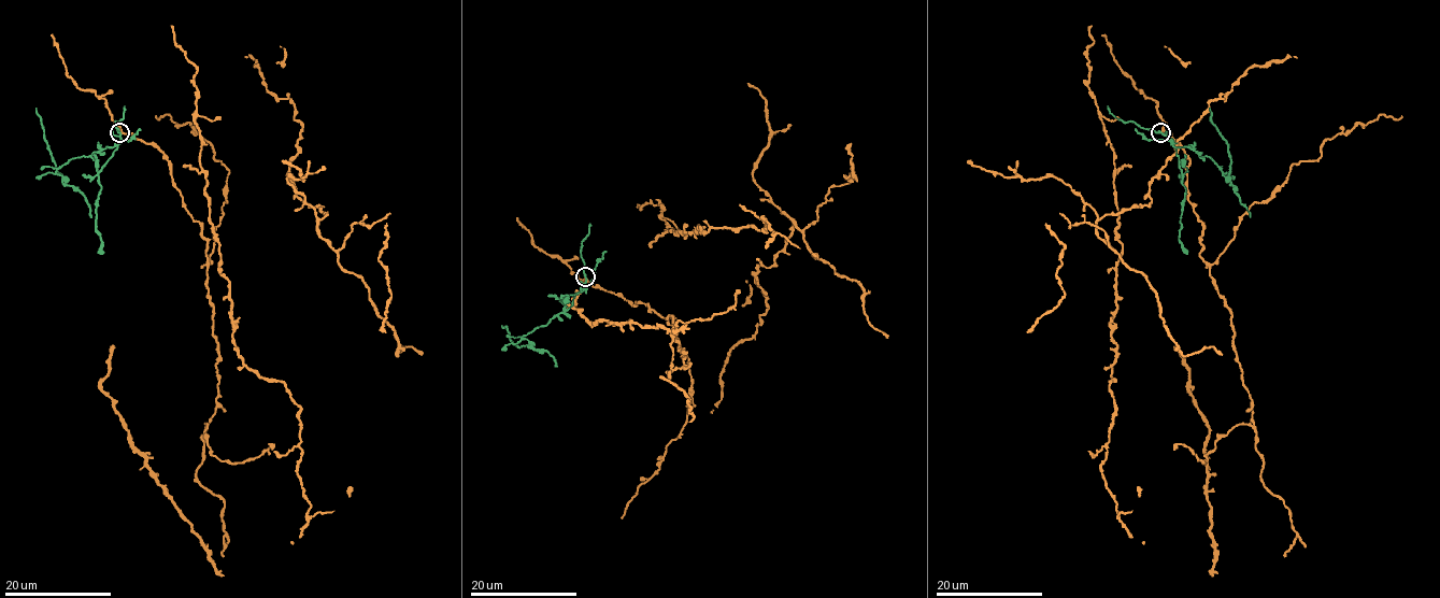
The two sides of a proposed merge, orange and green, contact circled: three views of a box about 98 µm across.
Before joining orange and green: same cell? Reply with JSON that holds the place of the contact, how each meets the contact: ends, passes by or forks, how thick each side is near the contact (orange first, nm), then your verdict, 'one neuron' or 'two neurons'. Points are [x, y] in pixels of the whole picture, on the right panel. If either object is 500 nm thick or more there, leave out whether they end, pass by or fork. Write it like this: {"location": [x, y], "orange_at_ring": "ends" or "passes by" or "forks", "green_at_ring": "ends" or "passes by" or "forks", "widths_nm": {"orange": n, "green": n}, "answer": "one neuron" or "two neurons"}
{"location": [1160, 132], "orange_at_ring": "passes by", "green_at_ring": "passes by", "widths_nm": {"orange": 240, "green": 190}, "answer": "two neurons"}

